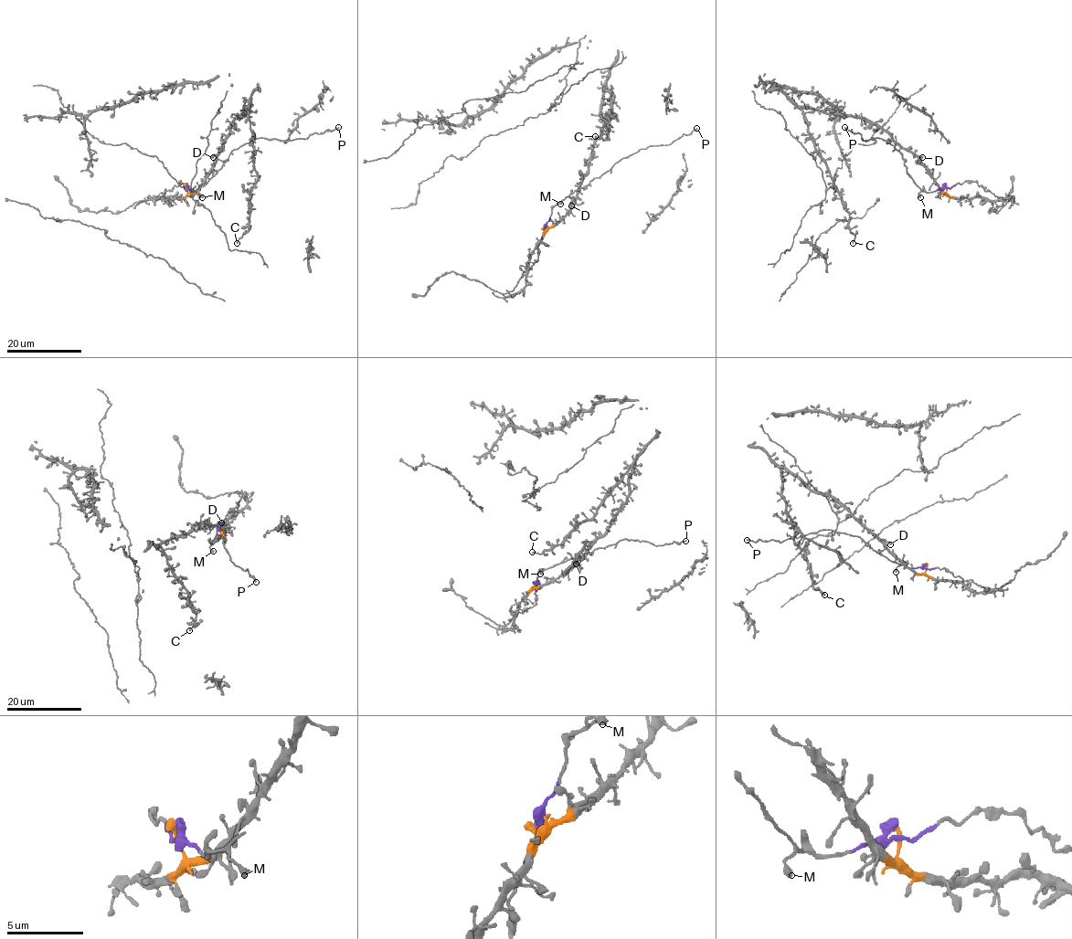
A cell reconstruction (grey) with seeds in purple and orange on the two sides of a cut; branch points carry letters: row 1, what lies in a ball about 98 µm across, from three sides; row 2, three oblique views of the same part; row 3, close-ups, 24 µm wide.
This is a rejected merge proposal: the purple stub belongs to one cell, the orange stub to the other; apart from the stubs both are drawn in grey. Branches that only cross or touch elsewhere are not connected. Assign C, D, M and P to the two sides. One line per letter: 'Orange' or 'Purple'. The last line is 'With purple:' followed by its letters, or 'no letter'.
C: Orange
D: Orange
M: Purple
P: Purple
With purple: M, P

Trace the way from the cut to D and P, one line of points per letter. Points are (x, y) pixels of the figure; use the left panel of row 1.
D: (186, 185), (186, 191), (192, 193), (198, 186), (216, 162), (215, 155), (213, 158)
P: (186, 184), (192, 192), (201, 187), (231, 152), (258, 138), (284, 141), (307, 139), (314, 133), (339, 128)

